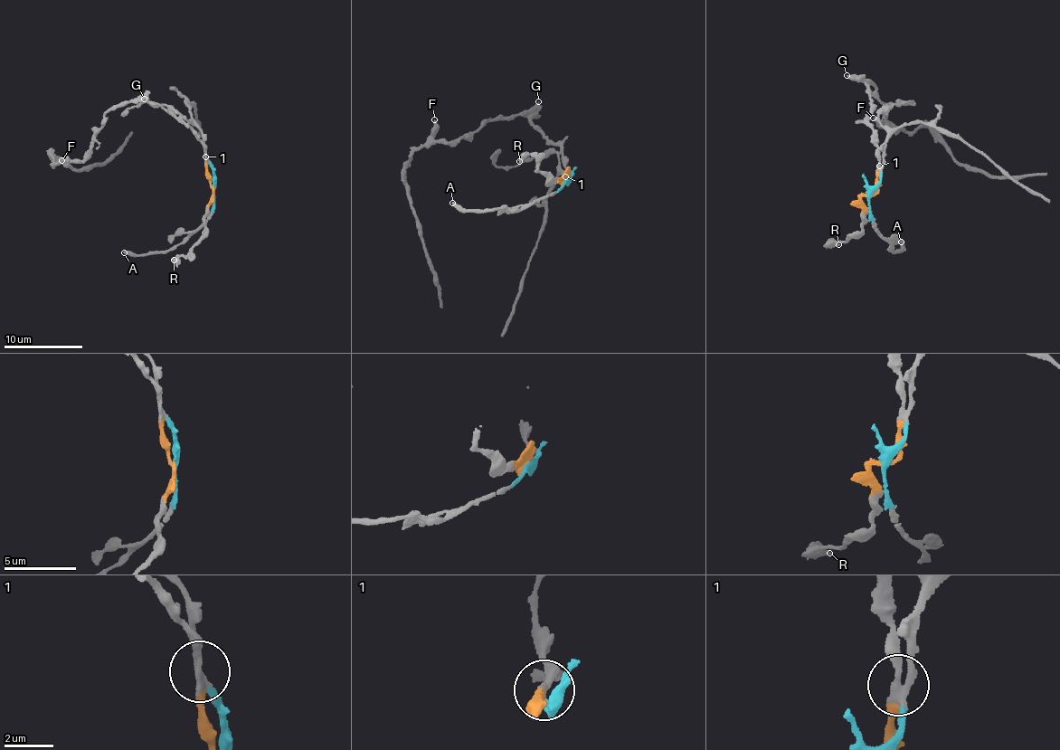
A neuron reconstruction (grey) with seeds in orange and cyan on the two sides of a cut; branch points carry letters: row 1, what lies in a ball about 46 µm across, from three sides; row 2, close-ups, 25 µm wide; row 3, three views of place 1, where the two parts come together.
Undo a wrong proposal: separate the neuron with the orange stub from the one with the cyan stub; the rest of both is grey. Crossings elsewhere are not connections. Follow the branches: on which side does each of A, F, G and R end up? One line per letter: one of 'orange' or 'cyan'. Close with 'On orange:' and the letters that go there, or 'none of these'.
A: cyan
F: orange
G: orange
R: orange
On orange: F, G, R

